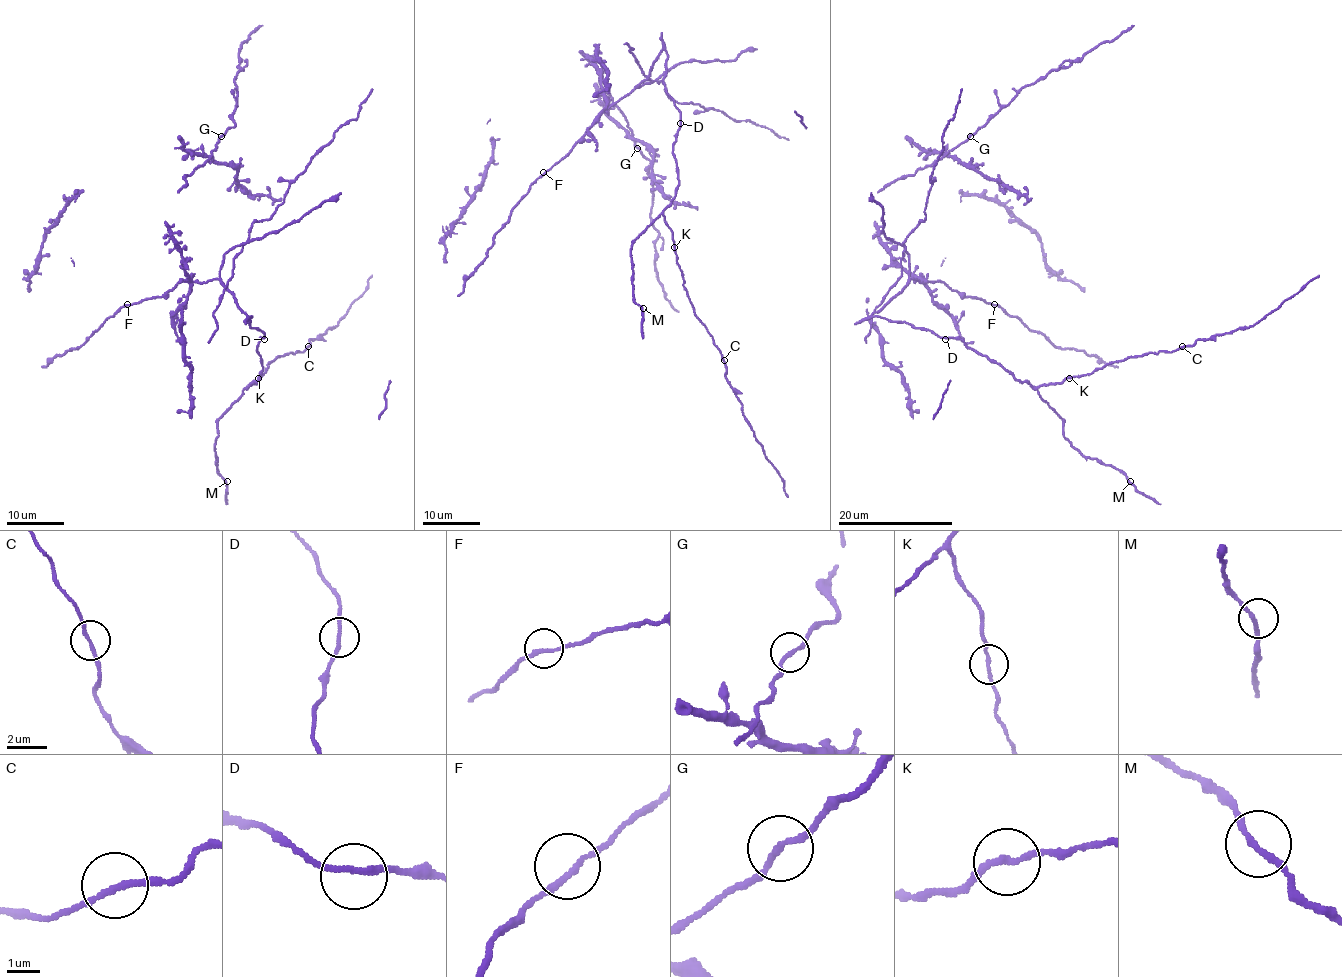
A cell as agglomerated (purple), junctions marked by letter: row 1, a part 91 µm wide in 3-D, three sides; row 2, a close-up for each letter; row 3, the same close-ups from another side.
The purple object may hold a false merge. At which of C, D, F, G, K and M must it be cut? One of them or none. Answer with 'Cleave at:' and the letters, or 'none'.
Cleave at: none

